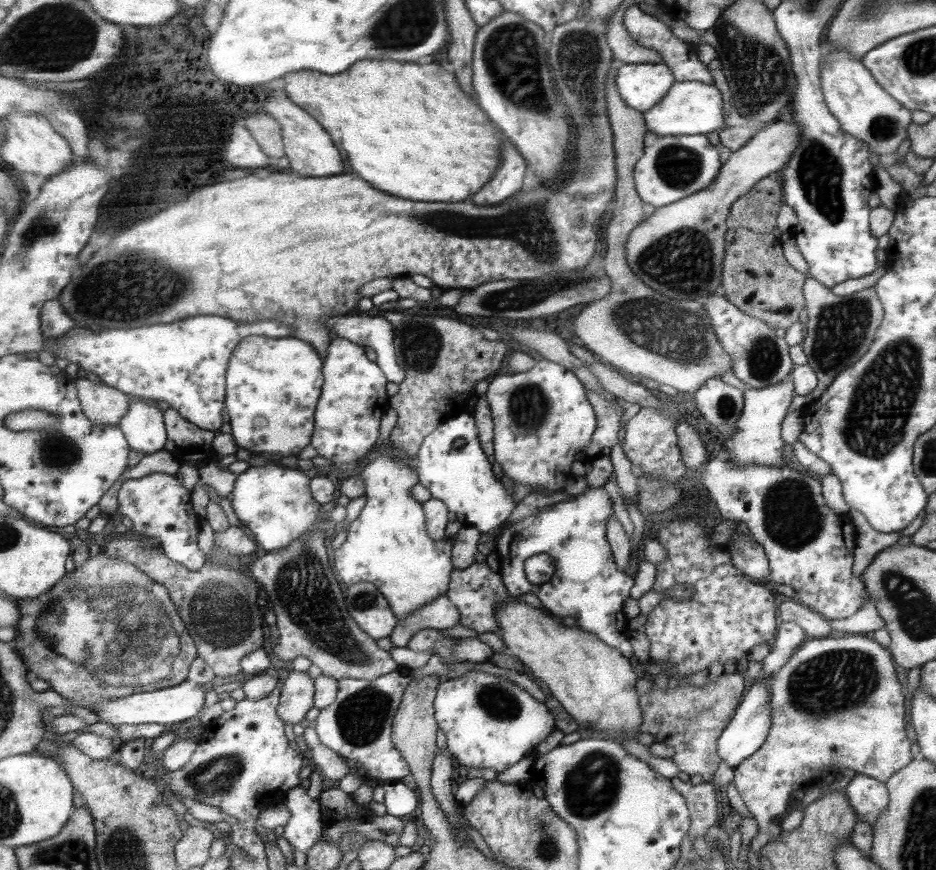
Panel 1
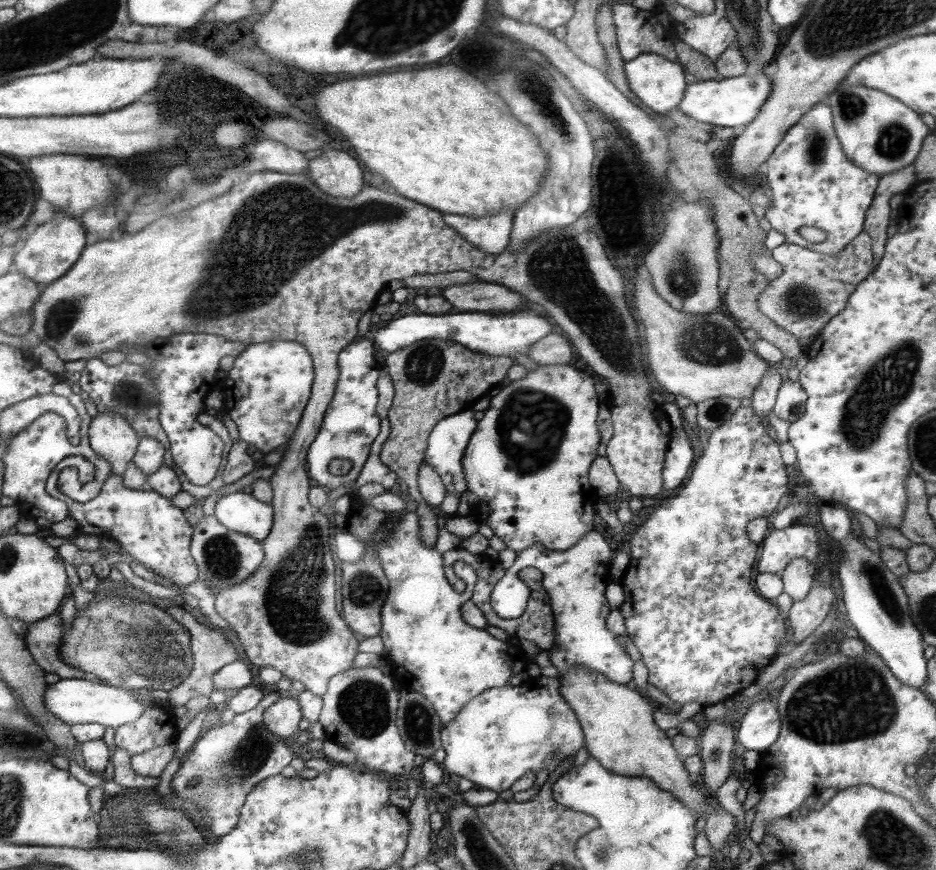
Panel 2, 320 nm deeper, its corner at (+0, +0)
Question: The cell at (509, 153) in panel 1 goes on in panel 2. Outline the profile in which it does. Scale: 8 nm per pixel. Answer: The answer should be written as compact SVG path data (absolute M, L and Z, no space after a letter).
M505 210L483 218L444 214L443 221L485 254L499 254L510 241L513 213Z

